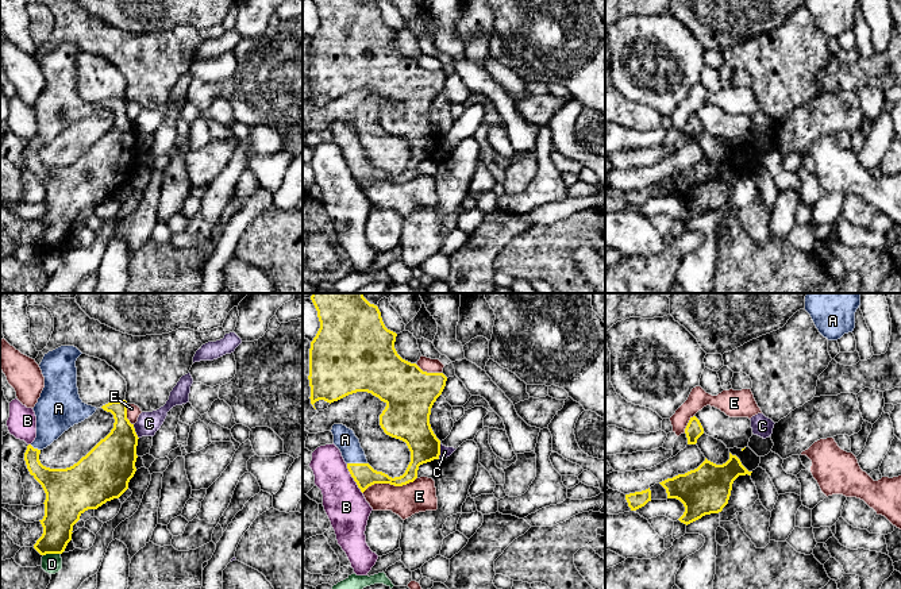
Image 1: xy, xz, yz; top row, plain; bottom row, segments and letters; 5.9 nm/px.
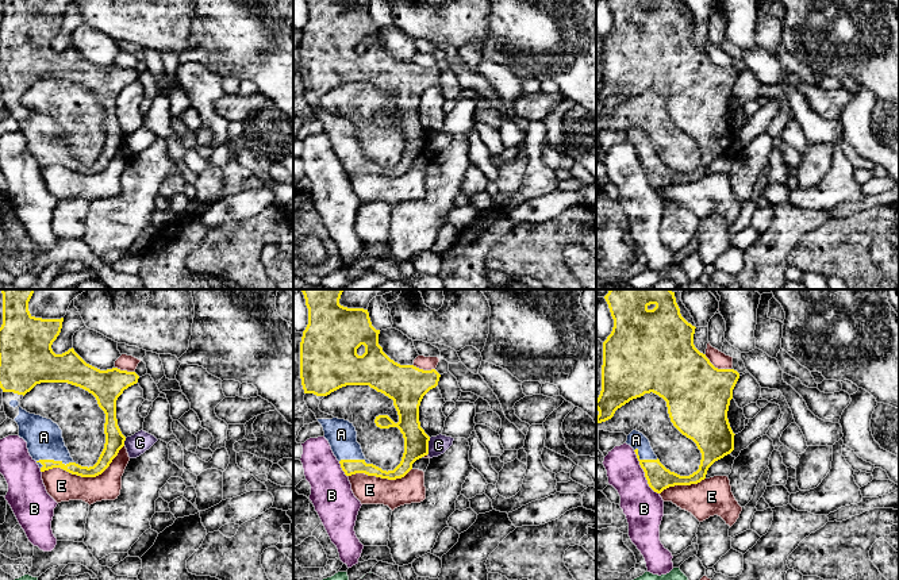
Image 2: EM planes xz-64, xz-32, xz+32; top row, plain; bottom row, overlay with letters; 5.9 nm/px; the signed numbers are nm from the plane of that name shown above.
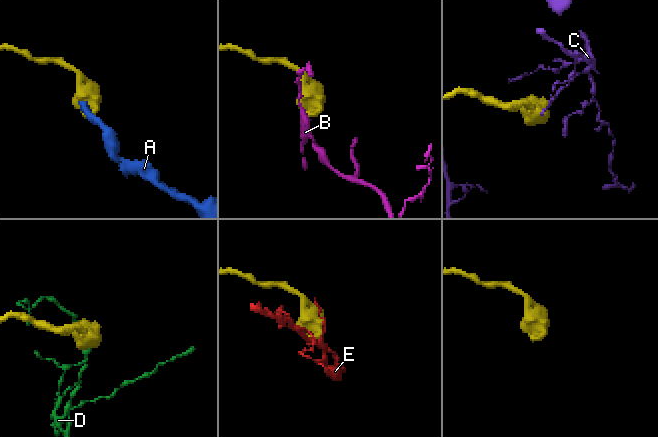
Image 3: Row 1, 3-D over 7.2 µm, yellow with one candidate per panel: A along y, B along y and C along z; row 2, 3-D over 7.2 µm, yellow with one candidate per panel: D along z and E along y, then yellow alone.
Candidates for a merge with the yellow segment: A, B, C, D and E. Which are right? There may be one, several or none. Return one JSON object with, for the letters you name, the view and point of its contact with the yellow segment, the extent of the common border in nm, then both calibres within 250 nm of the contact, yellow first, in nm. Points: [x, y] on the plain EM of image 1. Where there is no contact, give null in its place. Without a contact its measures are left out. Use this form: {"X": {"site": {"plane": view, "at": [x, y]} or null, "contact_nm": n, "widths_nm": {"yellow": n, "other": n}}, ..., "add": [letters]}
{"A": {"site": {"plane": "xz", "at": [357, 161]}, "contact_nm": 120, "widths_nm": {"yellow": 140, "other": 140}}, "add": ["A"]}

